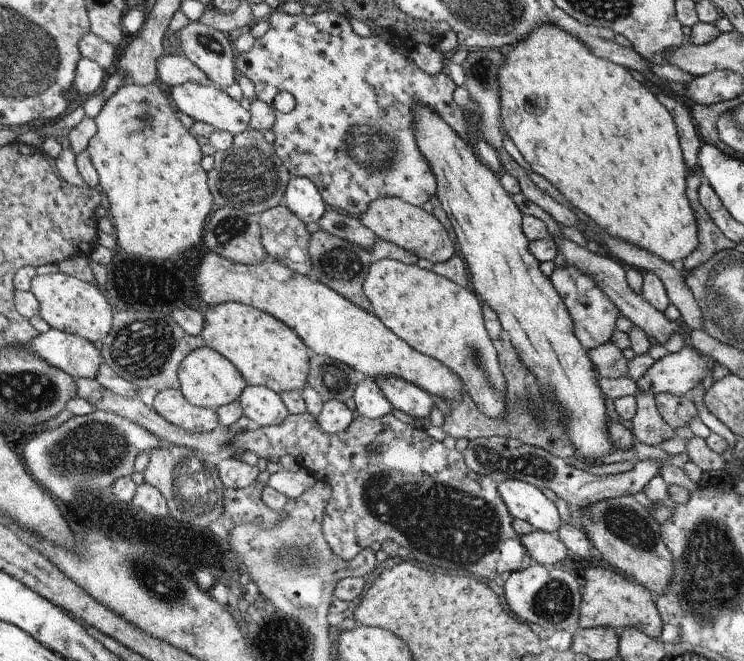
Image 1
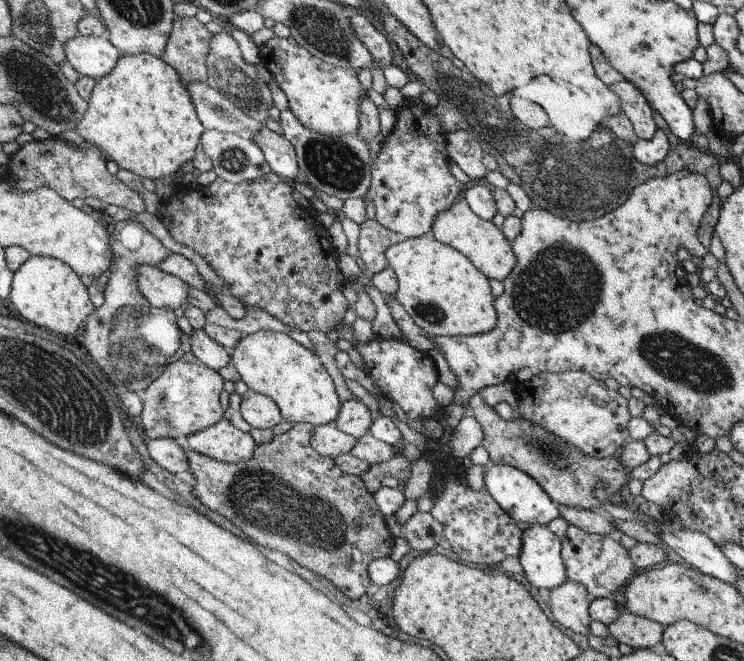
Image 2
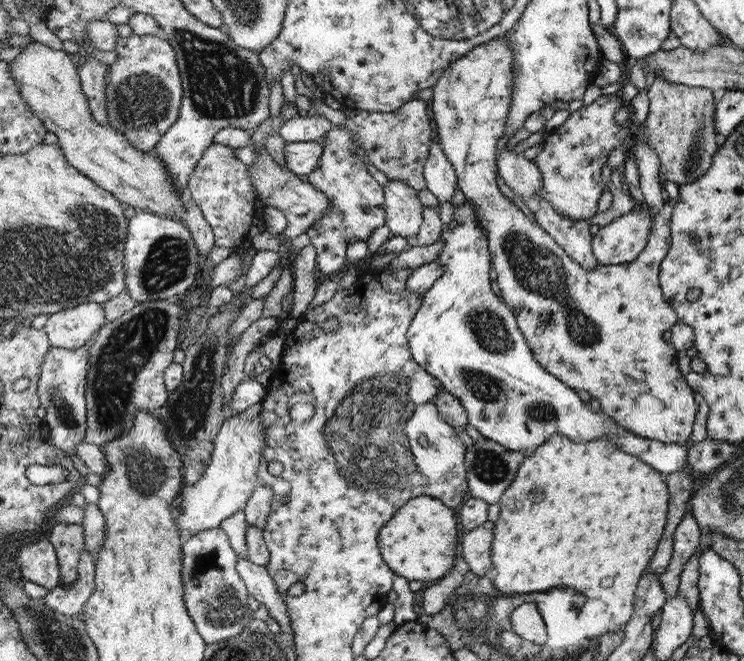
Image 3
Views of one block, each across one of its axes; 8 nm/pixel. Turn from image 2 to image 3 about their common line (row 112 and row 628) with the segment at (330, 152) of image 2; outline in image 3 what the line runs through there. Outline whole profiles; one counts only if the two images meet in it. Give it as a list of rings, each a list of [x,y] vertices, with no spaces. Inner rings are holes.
[[[246,557],[238,560],[236,572],[247,586],[248,594],[264,604],[264,608],[268,609],[269,616],[279,624],[281,632],[293,636],[287,602],[279,591],[279,586],[272,580],[271,574],[264,567],[250,563]]]

